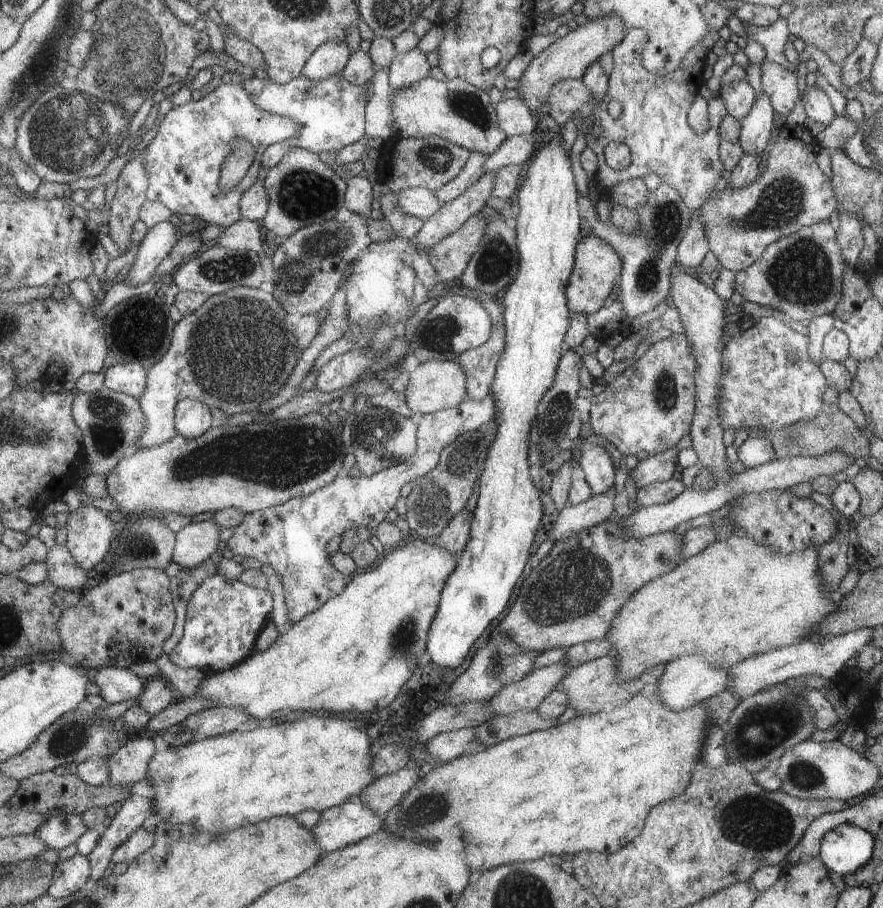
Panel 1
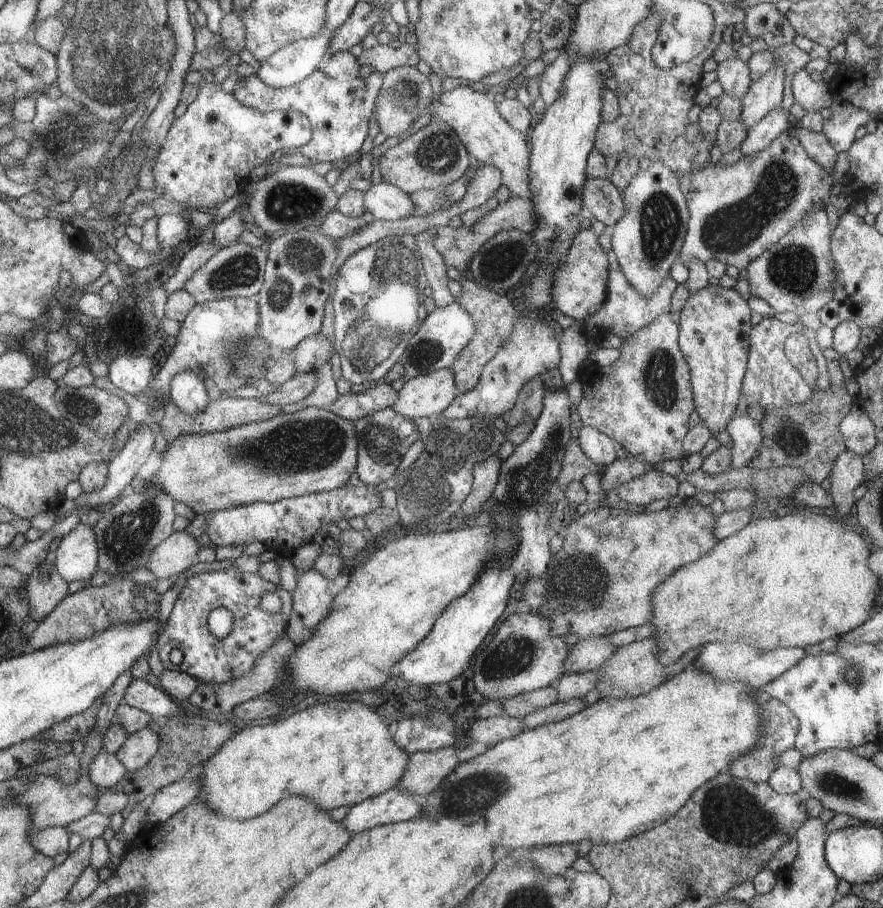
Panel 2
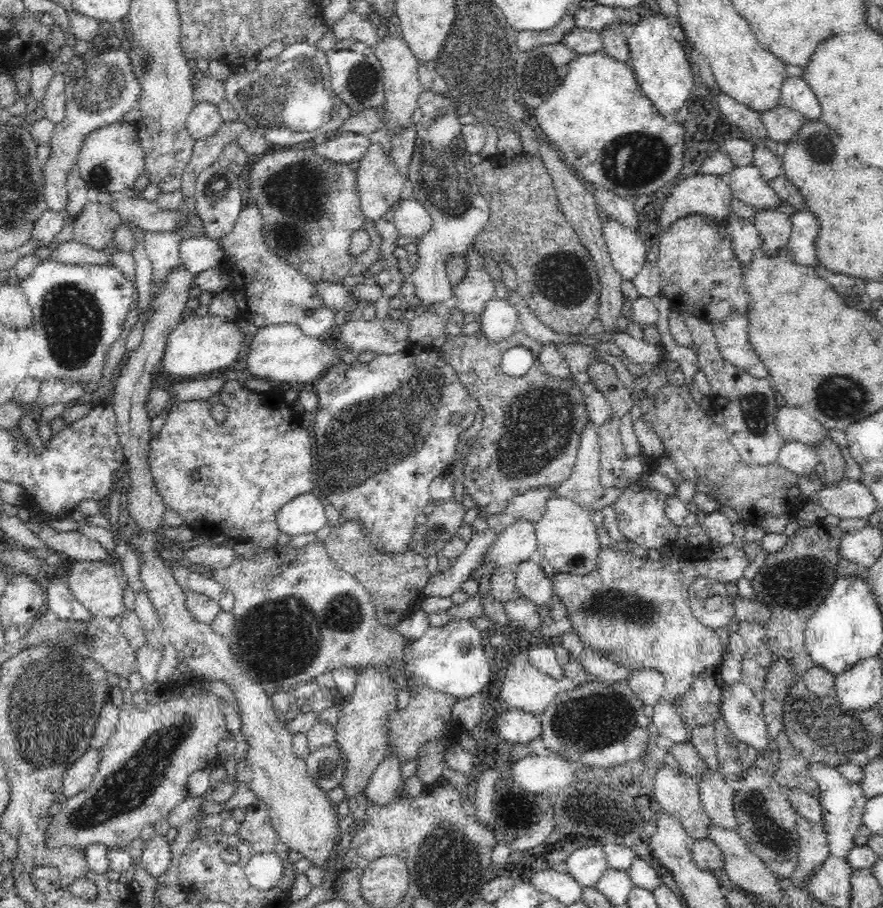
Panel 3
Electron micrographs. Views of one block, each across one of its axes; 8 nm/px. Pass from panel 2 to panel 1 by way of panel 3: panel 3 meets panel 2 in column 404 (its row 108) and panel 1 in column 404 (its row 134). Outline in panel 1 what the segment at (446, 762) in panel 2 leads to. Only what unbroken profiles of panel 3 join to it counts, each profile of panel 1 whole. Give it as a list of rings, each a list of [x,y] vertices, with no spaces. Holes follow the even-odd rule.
[[[406,767],[397,773],[376,778],[356,797],[374,813],[383,815],[395,807],[420,778],[419,771],[414,767]]]

